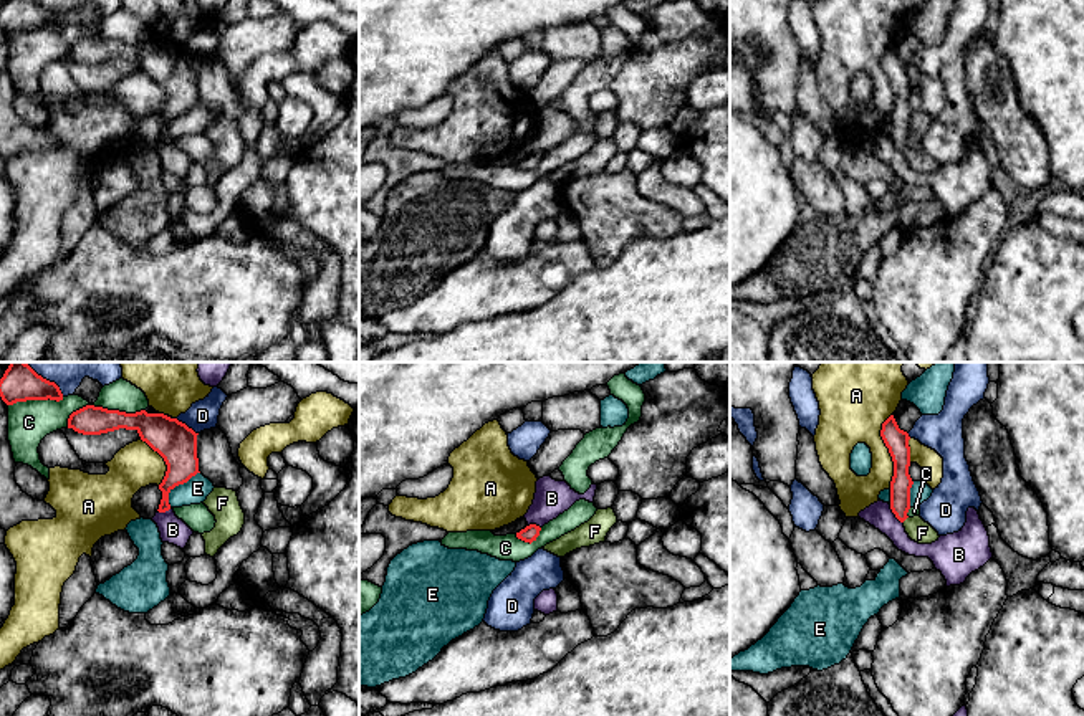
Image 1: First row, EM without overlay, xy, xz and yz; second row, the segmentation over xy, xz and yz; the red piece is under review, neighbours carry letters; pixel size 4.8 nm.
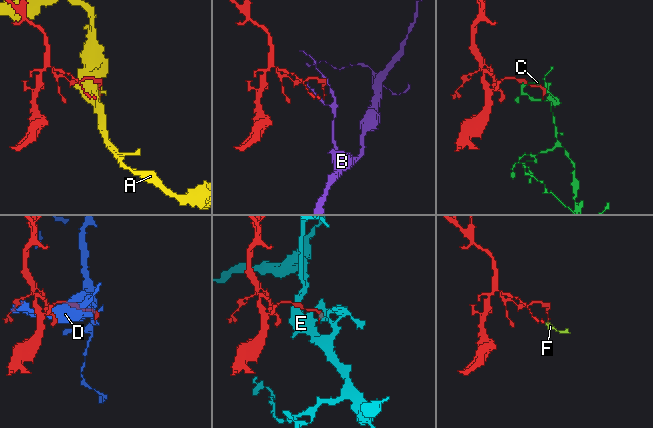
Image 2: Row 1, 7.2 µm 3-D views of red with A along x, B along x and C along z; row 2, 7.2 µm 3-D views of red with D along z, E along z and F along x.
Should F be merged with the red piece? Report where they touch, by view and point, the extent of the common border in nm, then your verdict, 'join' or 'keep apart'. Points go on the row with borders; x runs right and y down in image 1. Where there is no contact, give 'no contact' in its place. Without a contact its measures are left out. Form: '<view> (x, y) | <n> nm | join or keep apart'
yz (904, 520) | 40 nm | join

